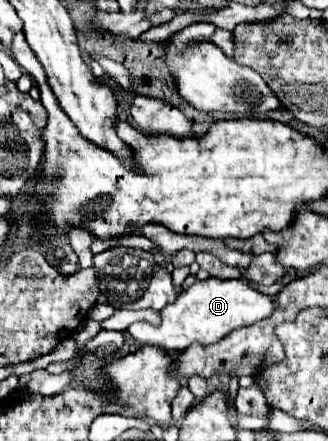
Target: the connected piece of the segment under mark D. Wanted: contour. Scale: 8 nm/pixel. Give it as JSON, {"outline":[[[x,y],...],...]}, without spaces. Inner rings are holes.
{"outline":[[[209,277],[205,281],[197,281],[187,291],[183,291],[175,303],[163,307],[159,311],[161,315],[159,325],[139,321],[135,325],[129,325],[127,333],[141,345],[157,345],[167,351],[181,351],[189,347],[193,341],[199,341],[201,345],[217,343],[227,333],[239,327],[253,325],[271,313],[273,313],[273,299],[263,293],[257,293],[249,283],[241,279],[219,281],[219,279]]]}

